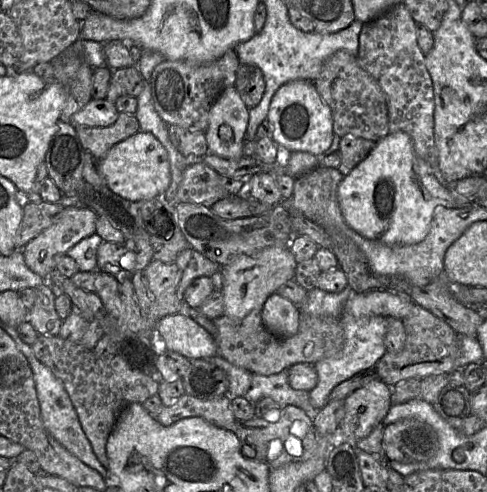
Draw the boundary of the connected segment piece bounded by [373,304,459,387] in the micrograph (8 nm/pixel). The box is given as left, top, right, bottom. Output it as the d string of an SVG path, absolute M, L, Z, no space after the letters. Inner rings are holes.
M418 304L402 319L405 326L405 345L398 353L386 352L373 370L378 379L390 387L410 378L423 379L432 375L449 374L456 367L459 356L459 335L442 319Z

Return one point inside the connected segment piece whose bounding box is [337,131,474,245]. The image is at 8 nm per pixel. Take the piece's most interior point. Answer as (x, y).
(390, 197)

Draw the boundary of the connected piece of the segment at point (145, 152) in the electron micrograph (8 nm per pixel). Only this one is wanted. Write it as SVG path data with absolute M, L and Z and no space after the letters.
M139 131L114 145L100 160L108 188L129 201L150 200L166 192L171 182L169 156L159 140Z

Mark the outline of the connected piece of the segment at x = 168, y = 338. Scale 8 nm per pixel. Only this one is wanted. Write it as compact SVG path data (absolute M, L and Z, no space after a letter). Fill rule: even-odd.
M186 315L162 318L155 326L155 333L164 342L165 350L177 352L190 360L206 360L218 355L213 336Z

